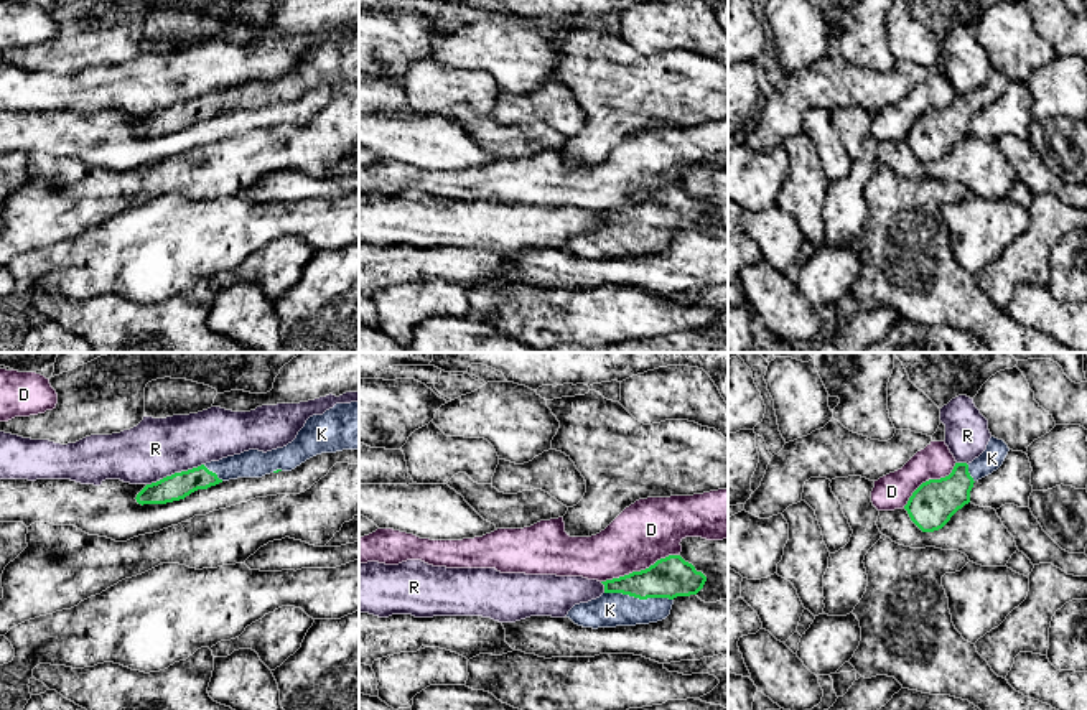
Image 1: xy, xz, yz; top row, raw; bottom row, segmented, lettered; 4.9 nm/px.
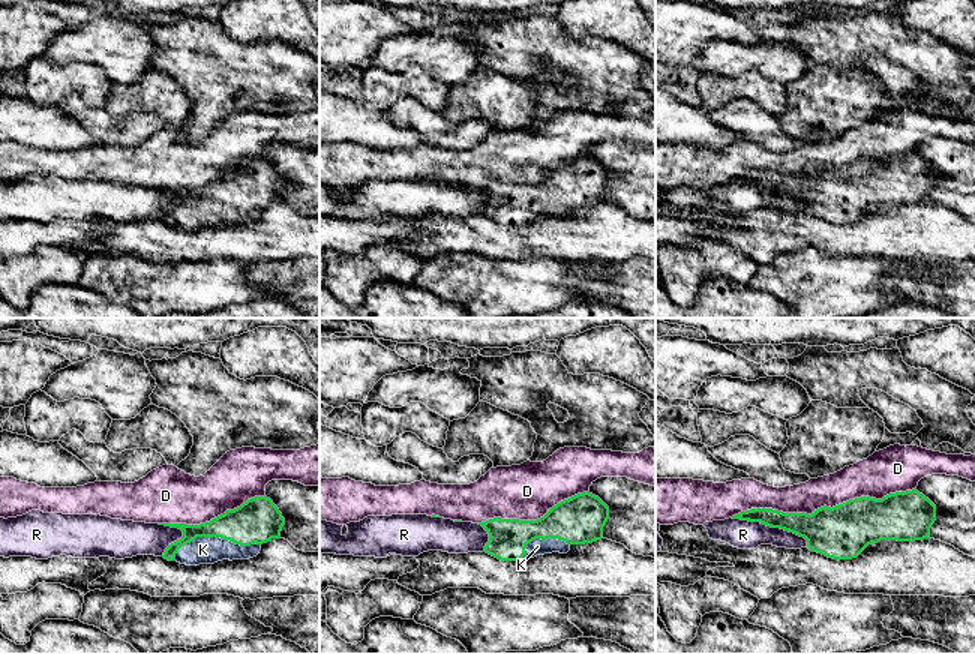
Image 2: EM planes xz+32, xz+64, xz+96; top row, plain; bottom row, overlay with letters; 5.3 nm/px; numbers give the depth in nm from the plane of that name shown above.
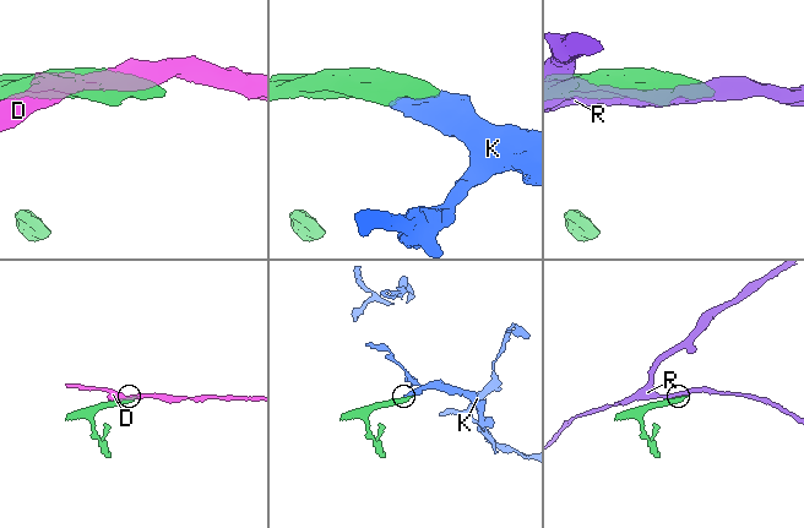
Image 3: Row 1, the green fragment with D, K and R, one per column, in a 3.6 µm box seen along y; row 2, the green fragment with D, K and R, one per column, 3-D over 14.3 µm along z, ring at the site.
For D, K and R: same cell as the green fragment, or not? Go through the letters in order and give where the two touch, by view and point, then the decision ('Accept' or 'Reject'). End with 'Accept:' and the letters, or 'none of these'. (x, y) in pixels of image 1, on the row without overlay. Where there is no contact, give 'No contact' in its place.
D: Touches green at xz (641, 201). Reject
K: Touches green at xz (639, 229). Accept
R: Touches green at xy (175, 104). Reject
Accept: K

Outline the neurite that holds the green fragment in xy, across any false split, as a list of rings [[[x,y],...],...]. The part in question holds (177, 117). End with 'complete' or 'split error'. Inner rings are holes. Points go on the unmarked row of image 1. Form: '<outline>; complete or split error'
[[[359,33],[336,35],[323,46],[313,46],[296,69],[272,82],[249,81],[240,86],[211,92],[198,99],[175,104],[147,115],[138,135],[166,135],[184,130],[198,120],[208,120],[237,109],[262,109],[270,104],[292,102],[321,84],[359,81]]]; split error

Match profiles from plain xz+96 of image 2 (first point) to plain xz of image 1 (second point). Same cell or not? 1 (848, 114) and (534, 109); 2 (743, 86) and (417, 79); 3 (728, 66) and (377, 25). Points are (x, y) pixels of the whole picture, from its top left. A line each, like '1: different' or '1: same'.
1: same
2: same
3: different

